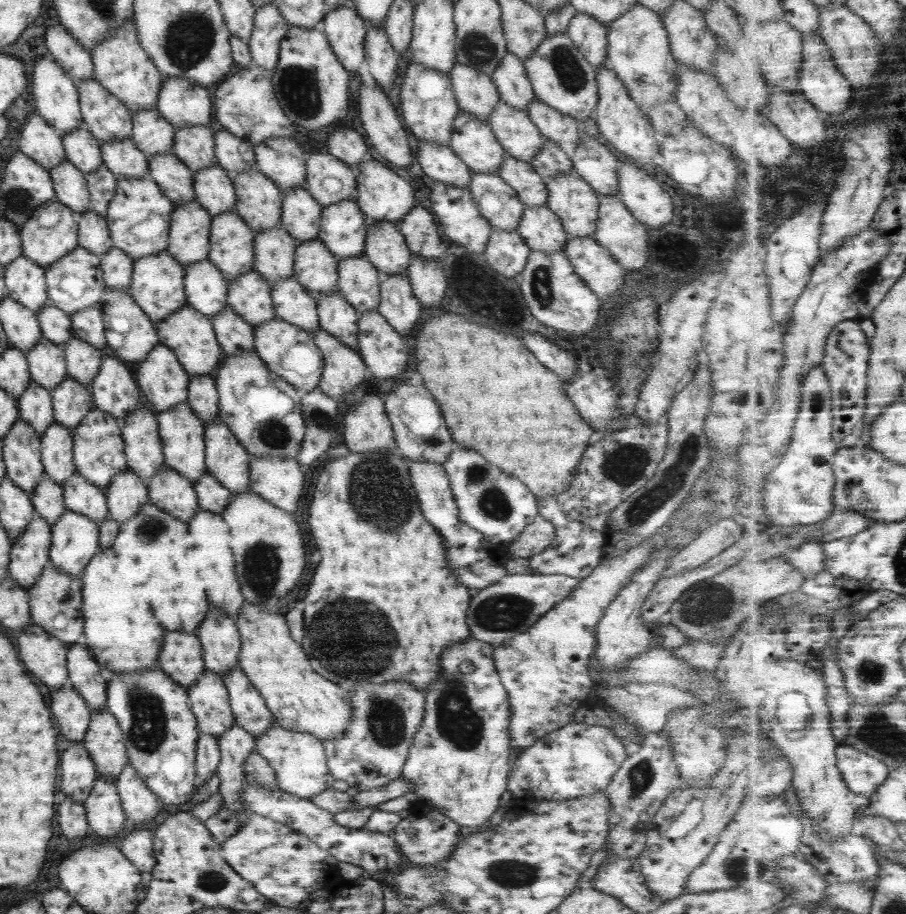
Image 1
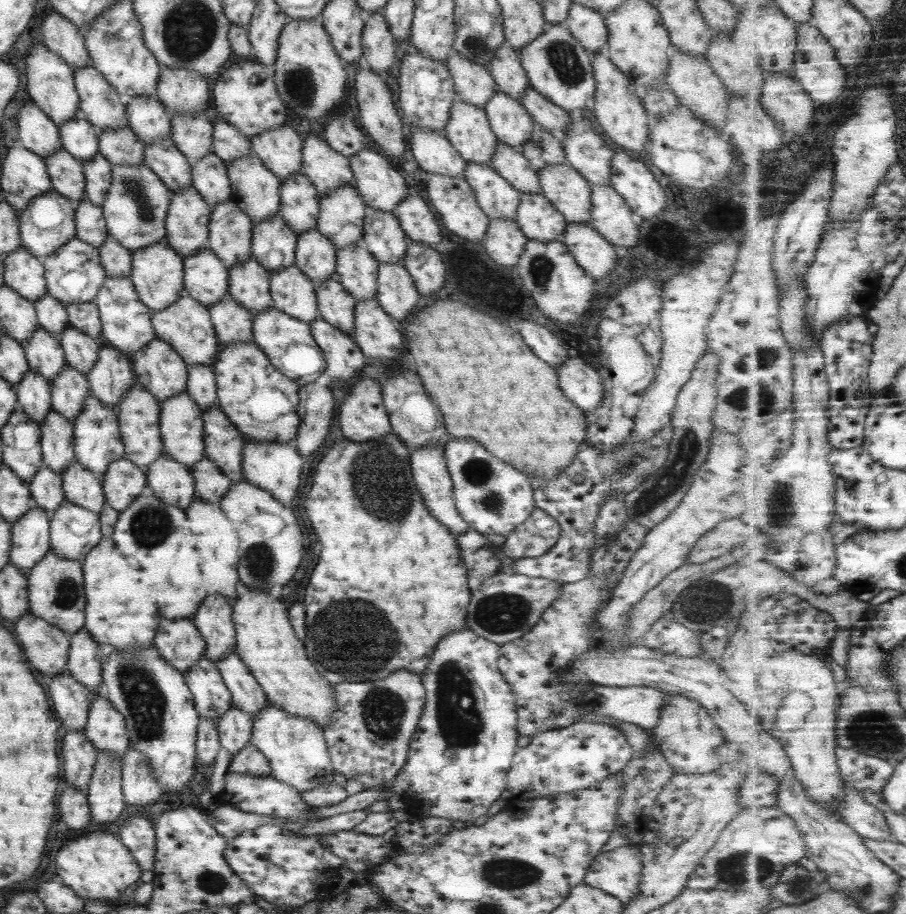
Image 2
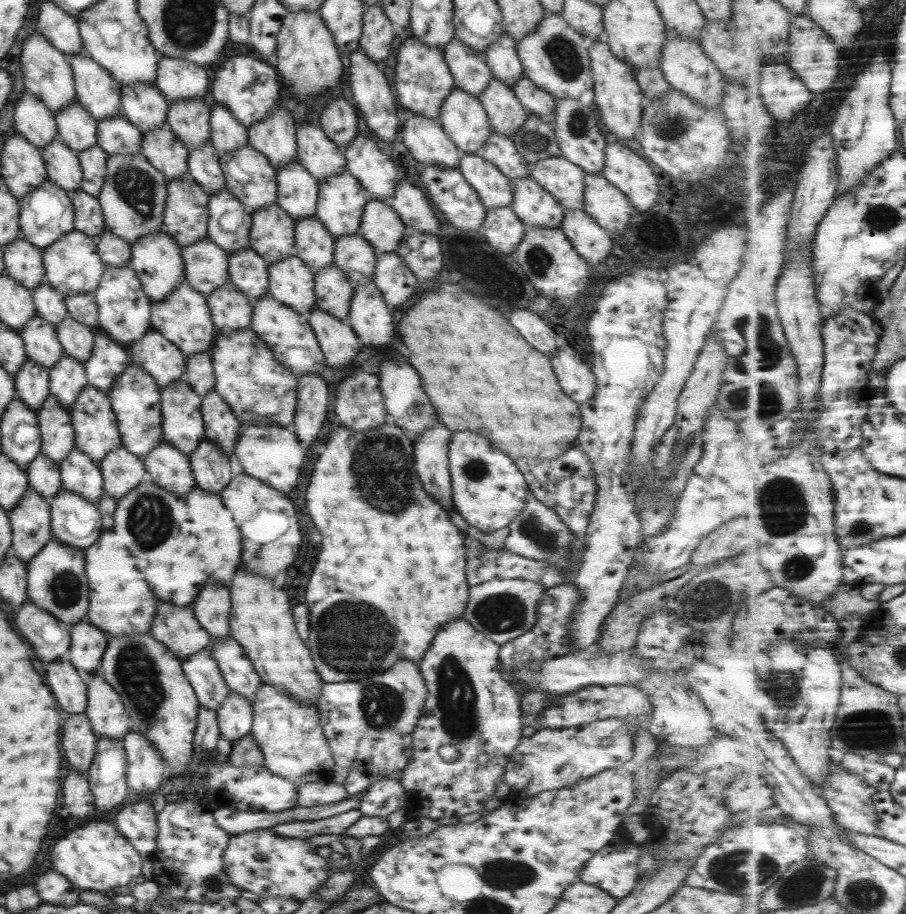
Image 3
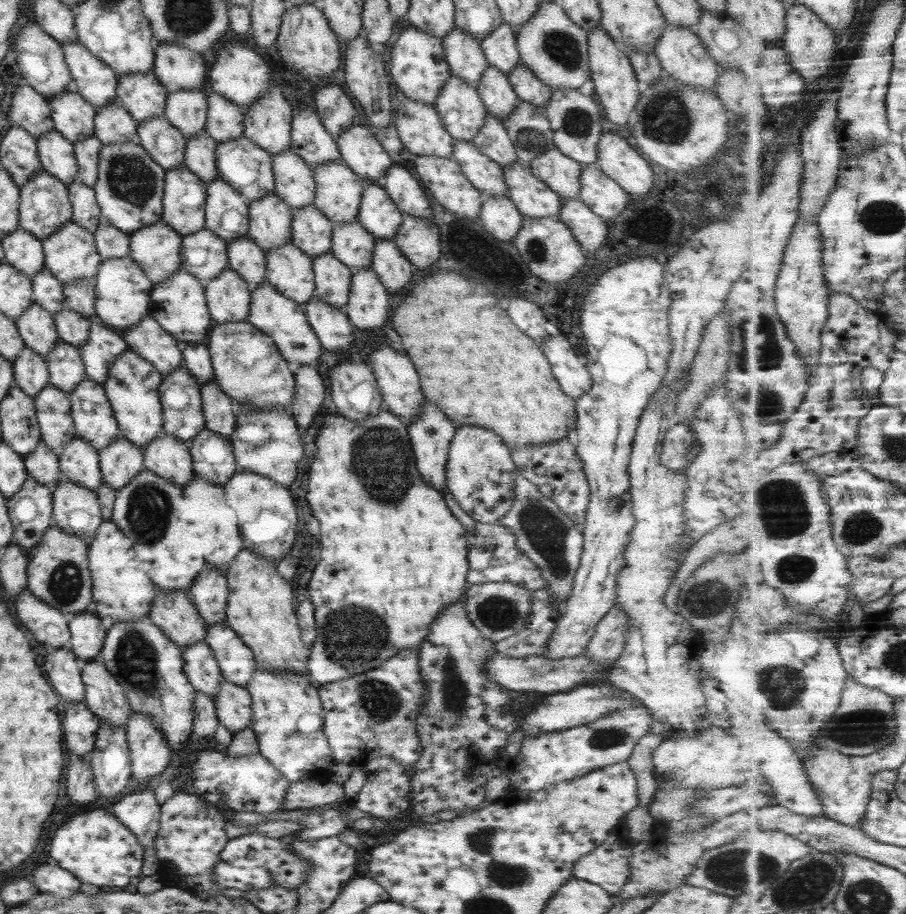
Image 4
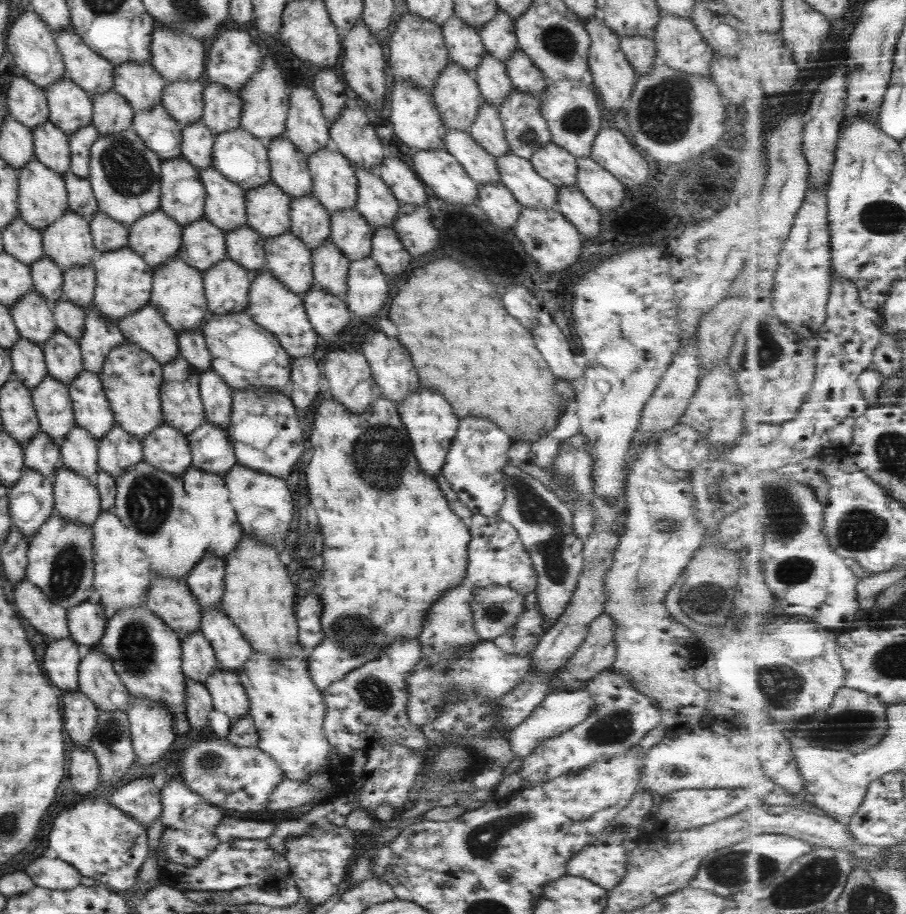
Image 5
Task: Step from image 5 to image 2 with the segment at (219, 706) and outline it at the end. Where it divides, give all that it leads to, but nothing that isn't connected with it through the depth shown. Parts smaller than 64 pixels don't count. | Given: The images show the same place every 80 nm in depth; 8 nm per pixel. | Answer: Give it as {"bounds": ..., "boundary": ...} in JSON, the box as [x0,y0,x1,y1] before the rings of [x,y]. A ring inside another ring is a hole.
{"bounds":[216,704,252,757],"boundary":[[[230,704],[229,709],[217,721],[216,733],[218,742],[231,757],[236,752],[240,752],[246,742],[249,742],[251,728],[252,717],[249,717],[245,712],[239,711],[239,709],[235,709]]]}

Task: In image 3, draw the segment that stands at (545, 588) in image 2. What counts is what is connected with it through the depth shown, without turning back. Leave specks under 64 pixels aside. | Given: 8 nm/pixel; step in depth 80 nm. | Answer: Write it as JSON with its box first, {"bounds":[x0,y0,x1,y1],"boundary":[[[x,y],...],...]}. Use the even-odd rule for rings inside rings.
{"bounds":[462,579,544,644],"boundary":[[[491,579],[468,587],[468,599],[462,612],[465,619],[477,632],[495,644],[527,632],[537,616],[537,605],[544,593],[544,586],[525,579]]]}

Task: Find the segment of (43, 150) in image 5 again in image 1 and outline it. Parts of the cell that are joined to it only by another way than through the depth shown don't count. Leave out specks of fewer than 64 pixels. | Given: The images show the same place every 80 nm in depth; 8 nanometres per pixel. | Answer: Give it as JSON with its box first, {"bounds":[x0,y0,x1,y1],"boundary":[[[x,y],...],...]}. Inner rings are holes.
{"bounds":[47,159,88,215],"boundary":[[[65,159],[47,172],[55,200],[79,215],[88,210],[88,192],[81,171]]]}

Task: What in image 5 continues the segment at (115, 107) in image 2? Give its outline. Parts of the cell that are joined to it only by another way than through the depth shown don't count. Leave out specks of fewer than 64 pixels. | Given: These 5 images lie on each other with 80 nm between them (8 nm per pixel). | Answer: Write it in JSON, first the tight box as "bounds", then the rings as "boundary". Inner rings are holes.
{"bounds":[55,28,113,97],"boundary":[[[70,28],[57,30],[55,39],[64,64],[64,76],[90,97],[112,88],[113,66],[81,42]]]}

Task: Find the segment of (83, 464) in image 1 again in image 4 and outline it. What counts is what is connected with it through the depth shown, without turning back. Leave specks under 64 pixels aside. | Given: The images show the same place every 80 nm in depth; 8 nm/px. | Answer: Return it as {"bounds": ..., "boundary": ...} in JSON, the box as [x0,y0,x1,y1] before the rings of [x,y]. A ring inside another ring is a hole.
{"bounds":[67,377,118,452],"boundary":[[[84,377],[71,392],[67,394],[70,402],[70,417],[74,426],[74,436],[80,436],[93,447],[94,452],[105,448],[118,435],[116,420],[109,406],[104,388]]]}

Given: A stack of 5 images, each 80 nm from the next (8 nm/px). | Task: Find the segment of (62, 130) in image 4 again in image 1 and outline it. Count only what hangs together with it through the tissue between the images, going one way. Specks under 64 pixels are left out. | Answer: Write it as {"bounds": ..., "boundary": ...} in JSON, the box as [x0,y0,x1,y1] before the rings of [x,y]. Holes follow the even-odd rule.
{"bounds":[61,124,102,173],"boundary":[[[82,124],[61,135],[66,159],[81,173],[93,173],[102,164],[100,143]]]}

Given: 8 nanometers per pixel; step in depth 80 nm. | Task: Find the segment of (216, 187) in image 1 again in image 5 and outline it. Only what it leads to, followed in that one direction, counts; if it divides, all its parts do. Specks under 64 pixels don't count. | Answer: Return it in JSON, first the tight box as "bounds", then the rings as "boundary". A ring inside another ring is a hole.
{"bounds":[180,121,214,171],"boundary":[[[200,121],[184,124],[180,129],[180,155],[190,164],[193,170],[203,171],[205,167],[212,165],[212,144],[214,135]]]}

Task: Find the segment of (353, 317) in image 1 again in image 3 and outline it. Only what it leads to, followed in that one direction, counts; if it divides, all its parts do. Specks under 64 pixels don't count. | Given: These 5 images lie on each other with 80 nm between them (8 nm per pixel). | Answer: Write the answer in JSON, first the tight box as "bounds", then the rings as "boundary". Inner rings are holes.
{"bounds":[314,264,354,321],"boundary":[[[334,264],[314,271],[314,306],[345,321],[354,287]]]}

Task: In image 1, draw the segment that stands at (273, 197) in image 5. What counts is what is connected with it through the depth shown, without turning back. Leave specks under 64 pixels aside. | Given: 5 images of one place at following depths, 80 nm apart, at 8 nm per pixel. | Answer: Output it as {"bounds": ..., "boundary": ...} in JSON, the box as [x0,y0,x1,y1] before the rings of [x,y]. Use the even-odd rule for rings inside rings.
{"bounds":[252,224,295,285],"boundary":[[[278,224],[271,230],[255,233],[252,245],[252,269],[269,285],[292,275],[295,240]]]}

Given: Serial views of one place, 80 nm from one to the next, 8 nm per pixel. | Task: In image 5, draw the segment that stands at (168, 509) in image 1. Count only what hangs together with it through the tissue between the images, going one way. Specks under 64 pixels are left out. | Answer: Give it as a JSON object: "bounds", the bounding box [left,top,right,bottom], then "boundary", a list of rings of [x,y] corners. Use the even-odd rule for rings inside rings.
{"bounds":[140,423,190,477],"boundary":[[[161,423],[140,440],[142,460],[161,472],[179,477],[190,465],[190,448],[186,435]]]}

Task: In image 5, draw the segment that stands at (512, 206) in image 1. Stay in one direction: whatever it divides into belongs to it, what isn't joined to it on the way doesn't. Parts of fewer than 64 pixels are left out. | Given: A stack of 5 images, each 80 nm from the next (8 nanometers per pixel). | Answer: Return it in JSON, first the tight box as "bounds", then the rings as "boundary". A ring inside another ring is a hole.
{"bounds":[443,129,499,186],"boundary":[[[447,129],[443,137],[445,150],[462,166],[465,174],[478,186],[497,183],[499,175],[495,168],[494,156],[487,154],[469,133]]]}

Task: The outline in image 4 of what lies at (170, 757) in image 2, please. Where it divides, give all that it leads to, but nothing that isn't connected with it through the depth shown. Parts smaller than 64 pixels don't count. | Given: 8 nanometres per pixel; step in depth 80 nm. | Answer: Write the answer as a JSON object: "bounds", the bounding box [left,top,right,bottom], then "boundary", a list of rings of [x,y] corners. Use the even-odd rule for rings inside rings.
{"bounds":[95,615,194,750],"boundary":[[[147,615],[138,620],[111,623],[95,660],[121,686],[130,713],[149,715],[170,750],[181,750],[192,736],[194,689],[182,671],[181,651],[150,623]]]}

